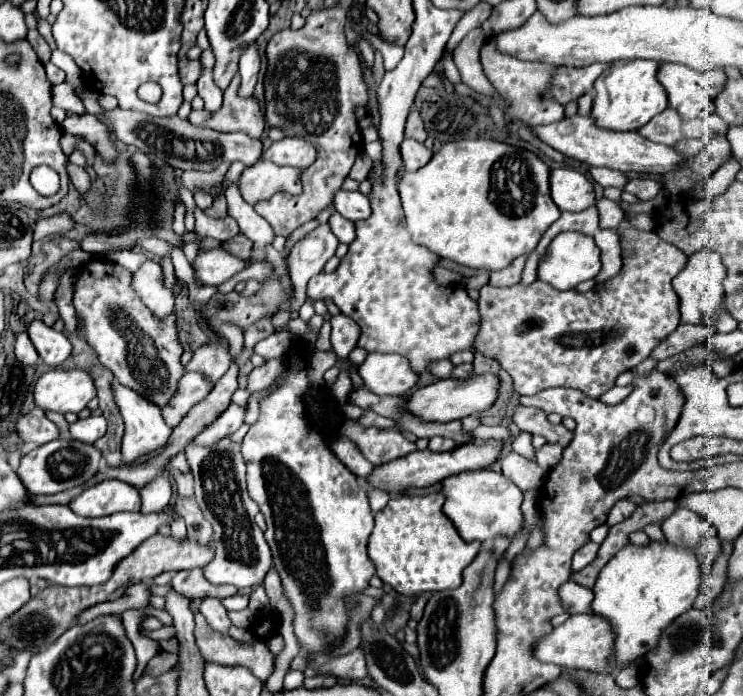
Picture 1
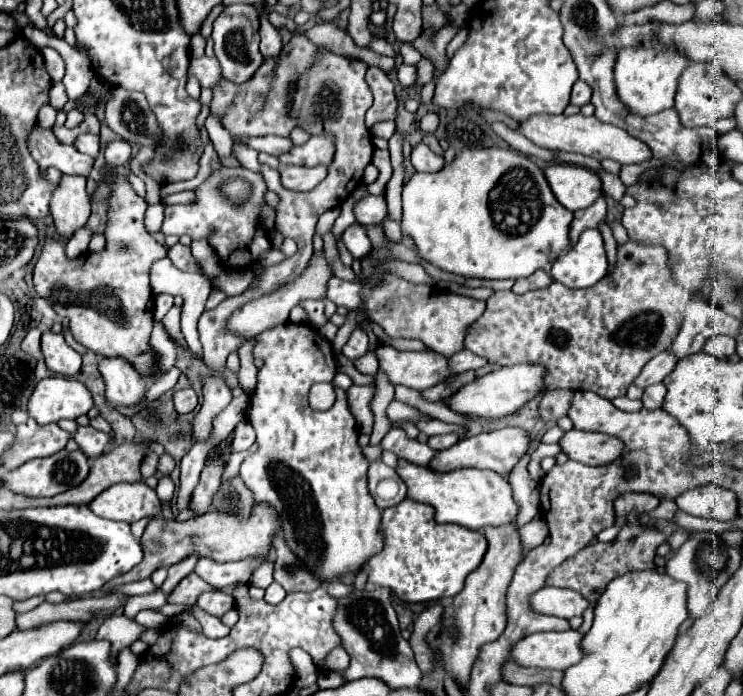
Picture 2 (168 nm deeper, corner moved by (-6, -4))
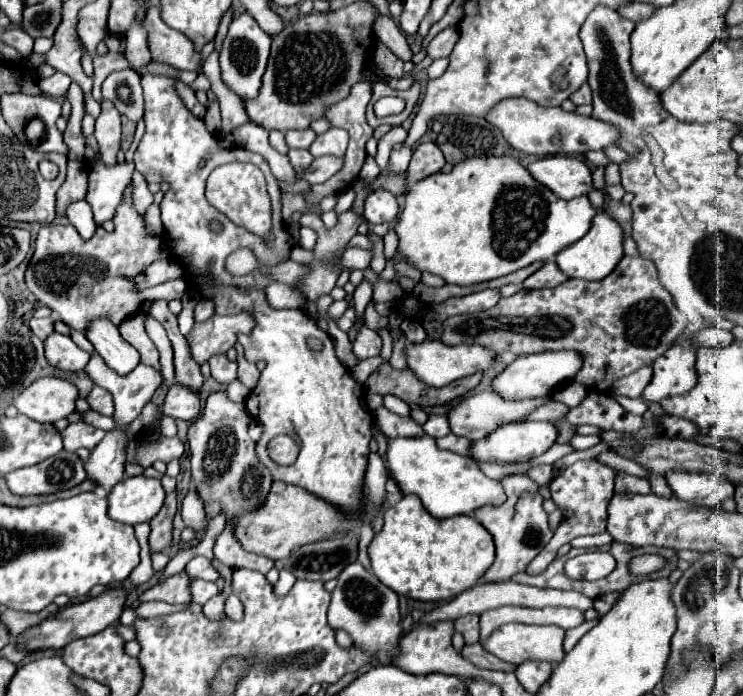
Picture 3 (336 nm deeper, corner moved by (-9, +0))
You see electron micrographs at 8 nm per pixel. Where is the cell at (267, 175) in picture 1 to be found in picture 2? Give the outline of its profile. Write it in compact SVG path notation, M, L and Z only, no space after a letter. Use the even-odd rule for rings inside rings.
M285 165L281 167L281 183L293 191L309 191L325 179L327 167L305 167L305 165Z

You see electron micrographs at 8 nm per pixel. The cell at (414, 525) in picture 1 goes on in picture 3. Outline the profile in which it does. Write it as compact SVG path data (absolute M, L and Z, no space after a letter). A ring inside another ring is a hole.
M404 495L384 511L384 527L368 547L374 575L398 595L416 601L446 601L476 585L494 561L490 533L472 517L432 517L416 495Z

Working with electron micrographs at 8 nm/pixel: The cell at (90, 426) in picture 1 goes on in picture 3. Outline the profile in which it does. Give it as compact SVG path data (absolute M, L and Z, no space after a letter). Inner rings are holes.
M84 421L80 423L70 423L64 431L62 431L62 437L64 437L64 449L66 451L76 451L80 447L86 447L86 449L94 449L102 439L104 439L106 431L100 431Z

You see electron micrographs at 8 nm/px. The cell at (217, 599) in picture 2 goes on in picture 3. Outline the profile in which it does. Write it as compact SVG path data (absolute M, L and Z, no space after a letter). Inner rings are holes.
M196 579L192 583L192 601L198 603L198 605L204 605L208 599L216 597L220 593L218 585L216 583L210 583L210 581L202 581L202 579Z

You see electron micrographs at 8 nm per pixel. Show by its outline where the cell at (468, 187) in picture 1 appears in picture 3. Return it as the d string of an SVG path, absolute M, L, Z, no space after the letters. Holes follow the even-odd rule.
M468 157L456 163L450 173L430 175L410 187L406 207L400 215L400 223L396 225L396 233L400 237L398 251L408 263L416 265L420 271L440 275L446 283L472 285L510 275L536 261L556 257L562 249L588 233L594 215L596 209L590 205L588 197L570 201L556 197L514 157Z

